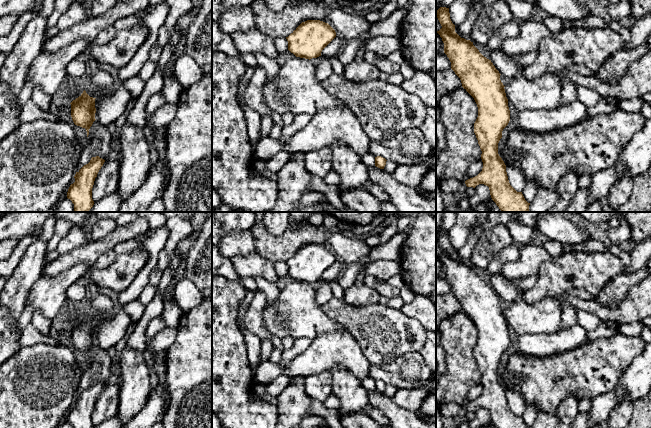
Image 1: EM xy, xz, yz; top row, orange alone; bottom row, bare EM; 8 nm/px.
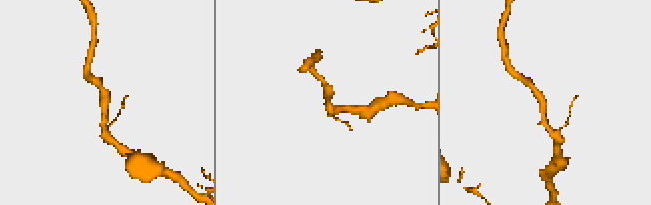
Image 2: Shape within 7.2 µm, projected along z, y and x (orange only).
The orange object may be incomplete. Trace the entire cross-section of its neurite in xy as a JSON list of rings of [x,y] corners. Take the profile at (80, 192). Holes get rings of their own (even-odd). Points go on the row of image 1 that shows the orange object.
[[[99,156],[92,157],[88,164],[76,172],[75,182],[67,192],[67,198],[74,204],[74,212],[88,212],[93,207],[92,188],[104,162]]]

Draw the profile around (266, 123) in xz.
[[[262,115],[261,116],[261,123],[260,123],[260,137],[267,137],[269,136],[269,132],[271,127],[273,126],[273,119],[269,115]]]

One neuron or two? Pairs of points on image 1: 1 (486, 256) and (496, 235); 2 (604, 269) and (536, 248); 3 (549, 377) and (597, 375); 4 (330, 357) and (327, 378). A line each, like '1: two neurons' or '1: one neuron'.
1: one neuron
2: two neurons
3: one neuron
4: two neurons

